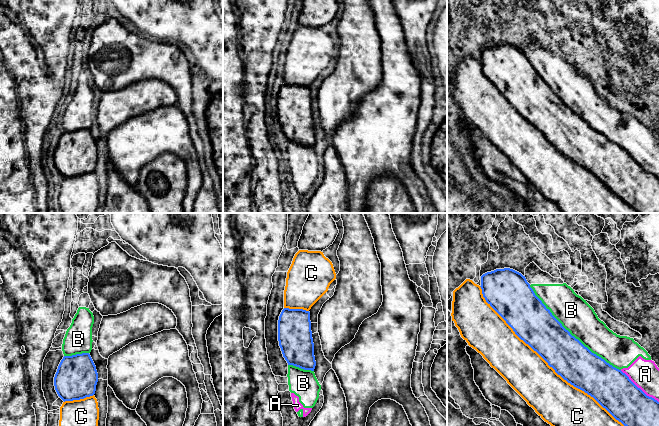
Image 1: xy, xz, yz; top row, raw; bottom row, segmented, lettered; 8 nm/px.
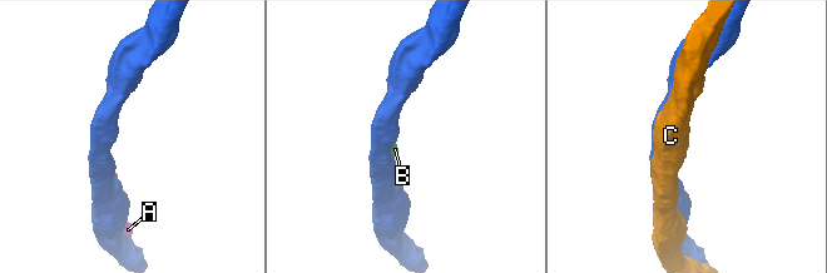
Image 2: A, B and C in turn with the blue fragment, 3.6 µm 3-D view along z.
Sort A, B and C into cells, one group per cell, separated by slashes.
A B / C

